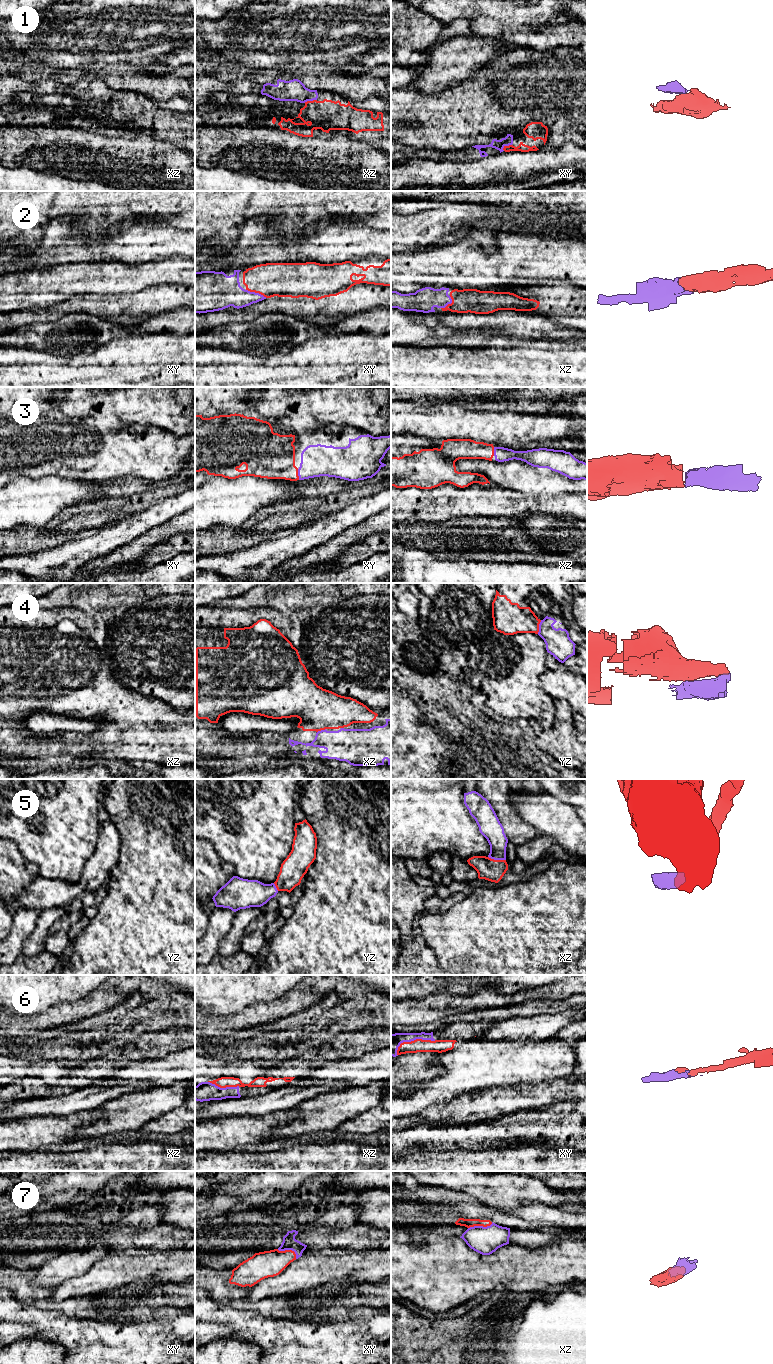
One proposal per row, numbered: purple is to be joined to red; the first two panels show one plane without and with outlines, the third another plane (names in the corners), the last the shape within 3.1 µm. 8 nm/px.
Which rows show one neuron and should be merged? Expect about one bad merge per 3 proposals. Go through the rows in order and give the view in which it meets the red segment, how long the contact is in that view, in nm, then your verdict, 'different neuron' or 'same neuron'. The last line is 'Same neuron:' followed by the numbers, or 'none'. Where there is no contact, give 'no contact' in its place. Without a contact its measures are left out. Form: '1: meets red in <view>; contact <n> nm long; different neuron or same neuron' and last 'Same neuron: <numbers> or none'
1: meets red in xz; contact 110 nm long; same neuron
2: meets red in xy; contact 180 nm long; same neuron
3: meets red in xy; contact 90 nm long; same neuron
4: meets red in yz; contact 120 nm long; same neuron
5: meets red in xz; contact 150 nm long; same neuron
6: meets red in xy; contact 340 nm long; same neuron
7: meets red in xz; contact 200 nm long; same neuron
Same neuron: 1, 2, 3, 4, 5, 6, 7

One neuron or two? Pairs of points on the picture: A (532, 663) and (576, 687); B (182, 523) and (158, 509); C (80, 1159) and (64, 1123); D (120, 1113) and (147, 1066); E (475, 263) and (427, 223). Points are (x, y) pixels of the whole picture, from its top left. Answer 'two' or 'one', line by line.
A: two
B: two
C: two
D: two
E: two

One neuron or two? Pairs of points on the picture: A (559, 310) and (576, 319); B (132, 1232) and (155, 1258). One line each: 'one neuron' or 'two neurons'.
A: one neuron
B: two neurons

